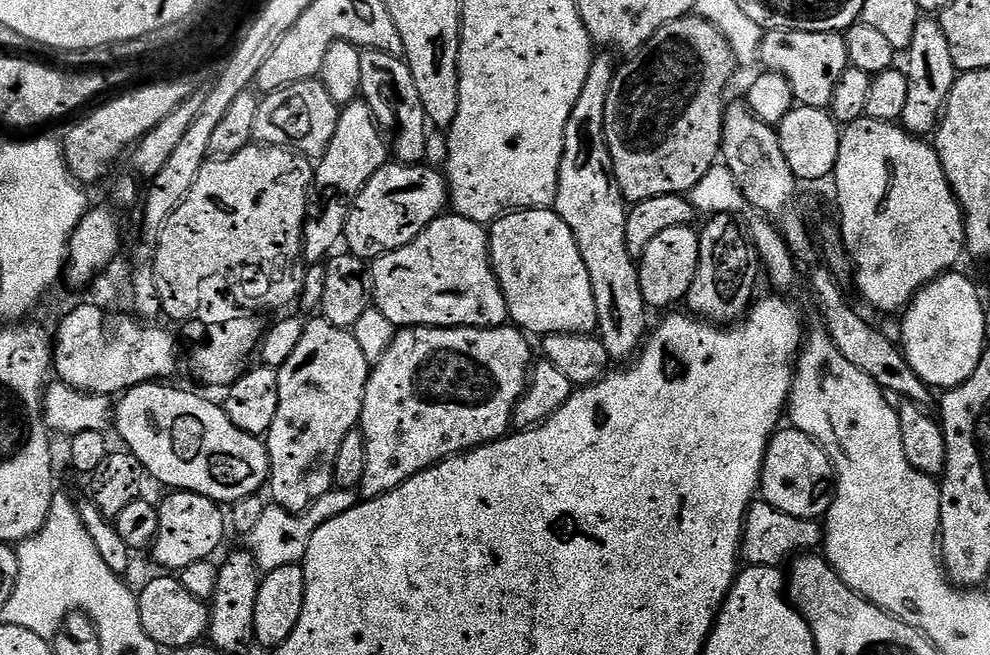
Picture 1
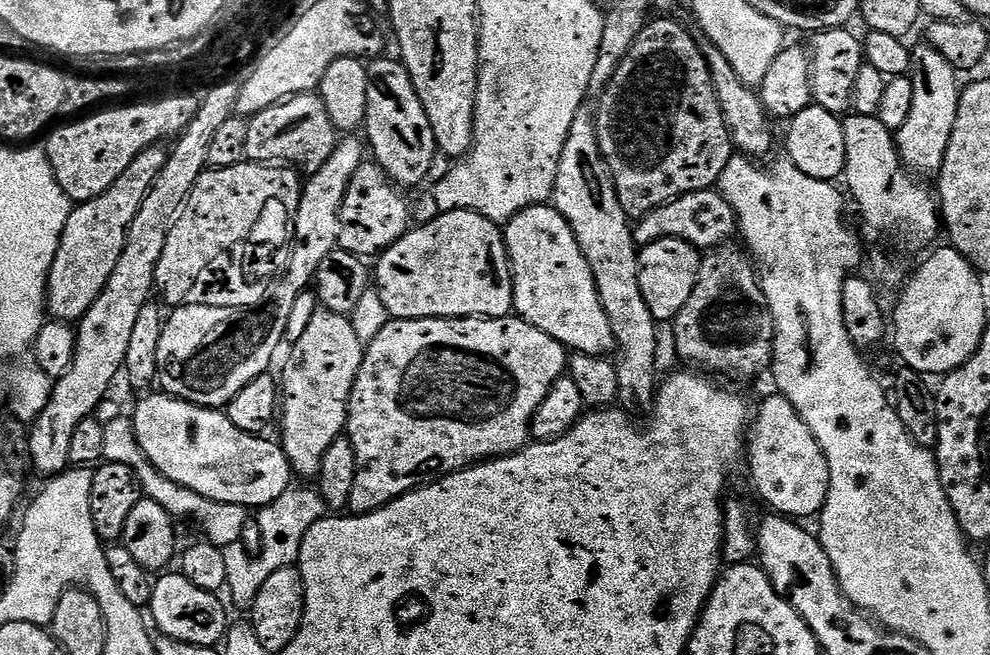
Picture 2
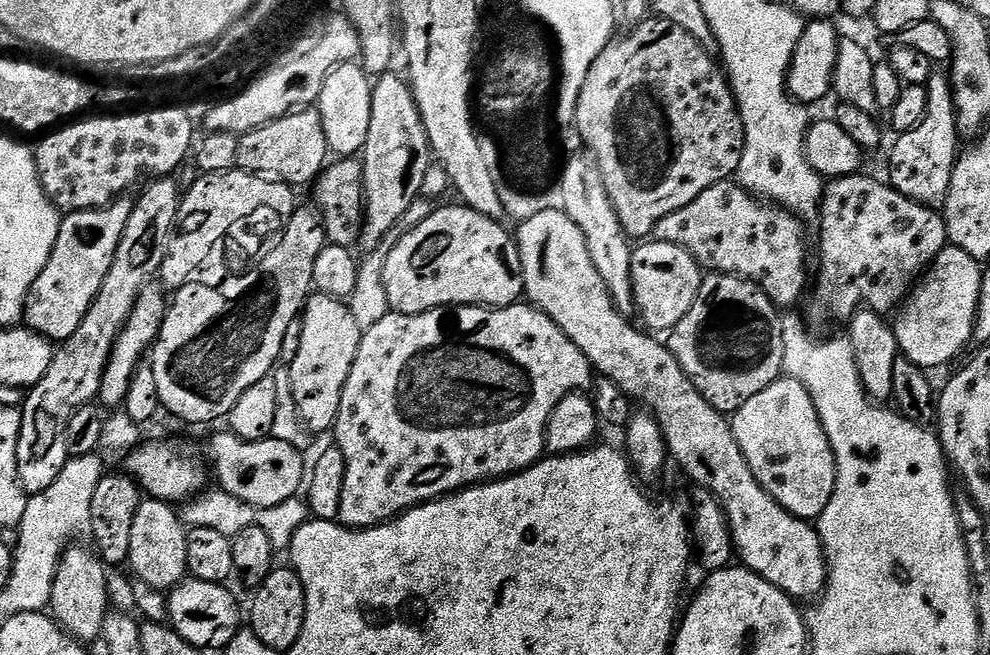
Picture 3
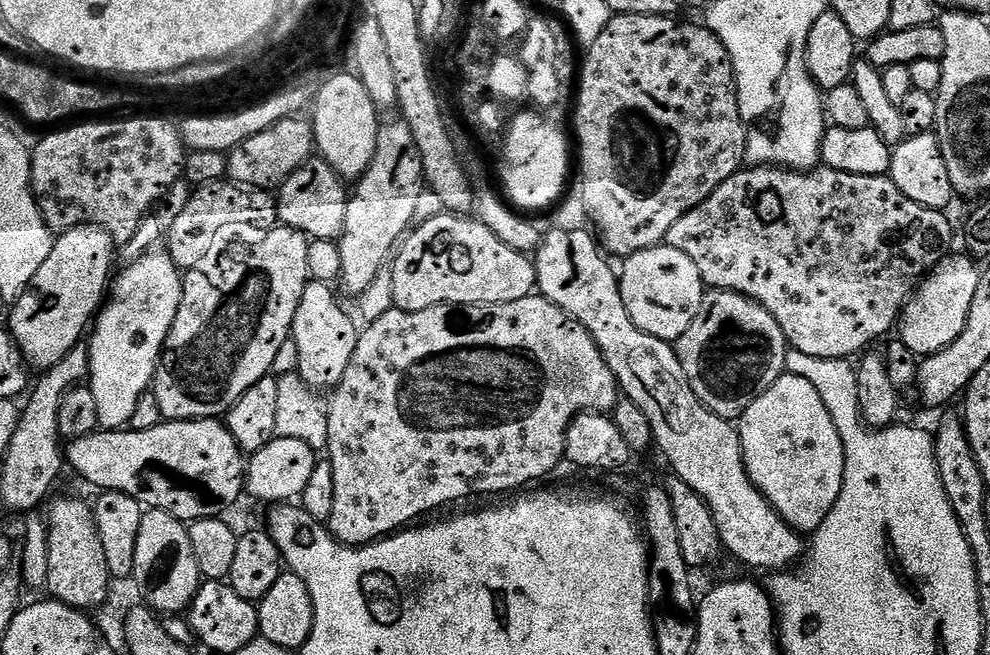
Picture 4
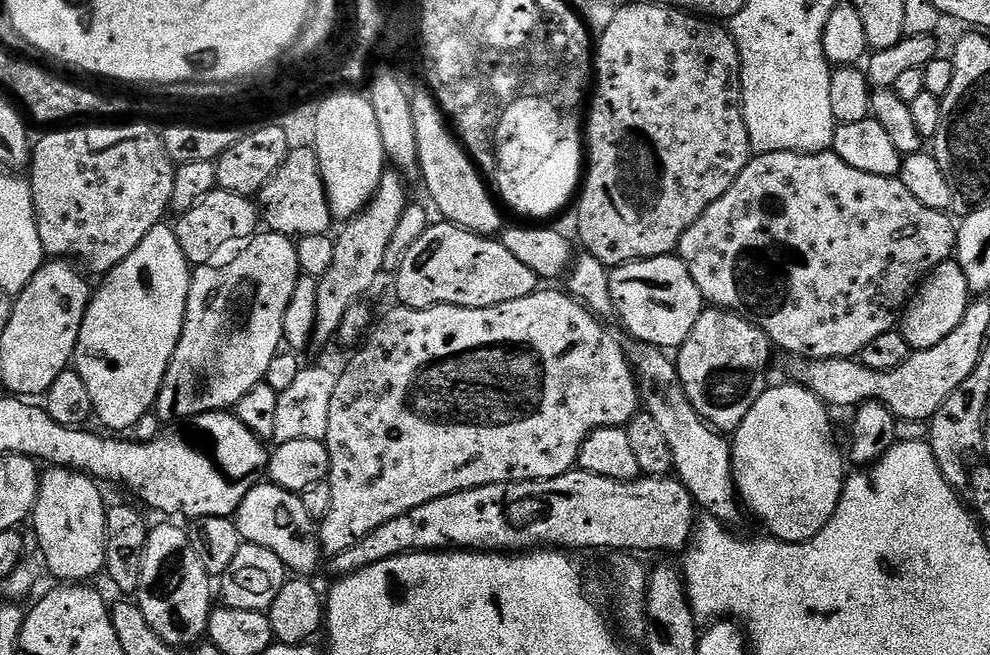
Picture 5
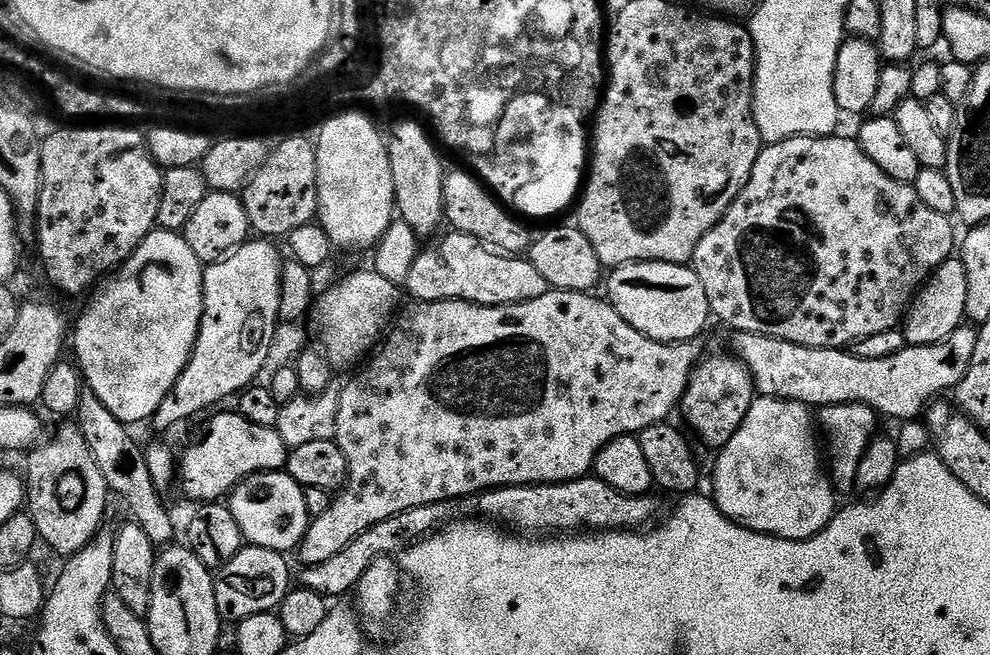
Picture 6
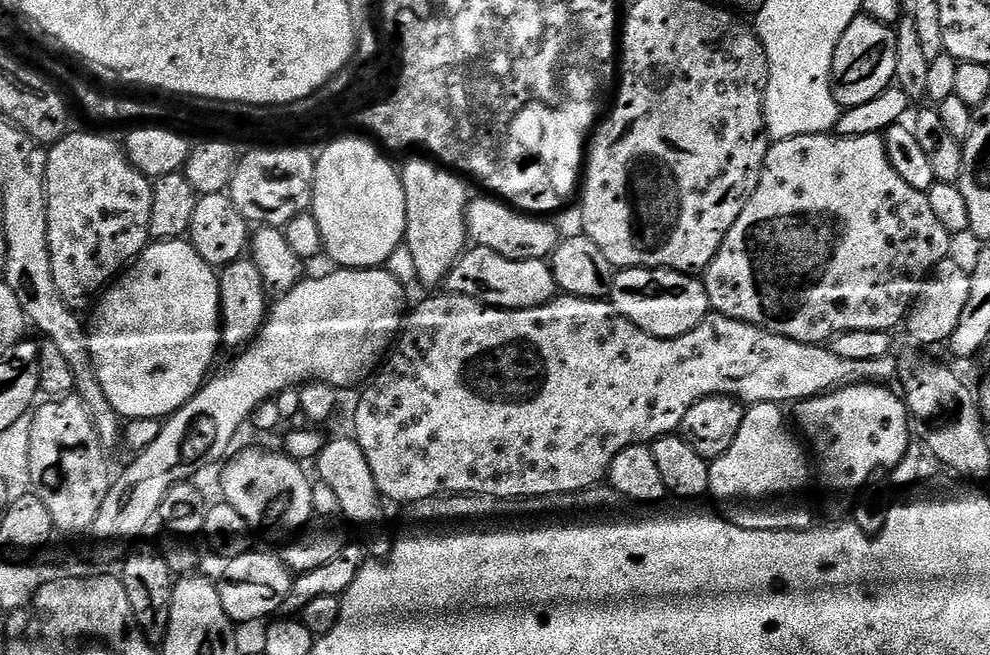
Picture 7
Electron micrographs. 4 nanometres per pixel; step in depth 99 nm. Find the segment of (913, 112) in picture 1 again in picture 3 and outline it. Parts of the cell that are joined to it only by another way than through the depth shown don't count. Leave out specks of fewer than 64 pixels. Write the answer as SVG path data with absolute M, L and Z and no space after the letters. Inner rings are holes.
M933 74L926 85L928 101L926 114L914 130L895 137L892 157L888 160L888 176L892 187L906 198L929 206L943 205L950 190L956 157L962 148L962 137L956 131L956 107L952 101L952 86L947 75Z

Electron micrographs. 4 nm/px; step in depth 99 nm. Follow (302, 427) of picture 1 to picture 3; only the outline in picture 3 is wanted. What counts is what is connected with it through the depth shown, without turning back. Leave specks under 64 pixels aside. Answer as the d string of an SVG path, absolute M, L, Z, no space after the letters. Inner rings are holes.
M316 292L309 296L299 317L302 322L302 346L294 362L287 365L294 406L304 428L312 434L333 427L338 418L338 406L342 402L342 386L350 378L354 358L358 354L362 329L354 322L347 303Z

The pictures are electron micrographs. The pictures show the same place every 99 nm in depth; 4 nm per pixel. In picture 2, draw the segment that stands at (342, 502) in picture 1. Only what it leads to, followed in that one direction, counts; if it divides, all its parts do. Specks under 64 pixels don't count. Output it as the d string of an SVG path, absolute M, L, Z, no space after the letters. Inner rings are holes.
M289 486L281 496L274 498L274 502L259 509L255 517L262 530L259 552L253 554L241 543L223 547L226 558L226 592L232 595L233 609L251 609L254 598L258 598L258 590L262 590L262 585L268 581L270 574L283 568L291 568L299 561L302 538L306 538L306 530L310 530L314 522L324 519L326 509L319 491L315 487L296 487Z

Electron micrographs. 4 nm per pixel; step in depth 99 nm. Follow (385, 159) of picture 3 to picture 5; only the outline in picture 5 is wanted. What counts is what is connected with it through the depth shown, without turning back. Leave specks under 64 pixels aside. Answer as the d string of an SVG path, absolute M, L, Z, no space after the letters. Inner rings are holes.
M395 170L385 171L374 198L357 216L343 225L340 236L335 237L334 262L318 280L318 314L312 331L312 344L326 344L337 339L342 322L353 305L376 284L384 259L392 248L392 239L404 220L408 208L408 188L405 177Z

